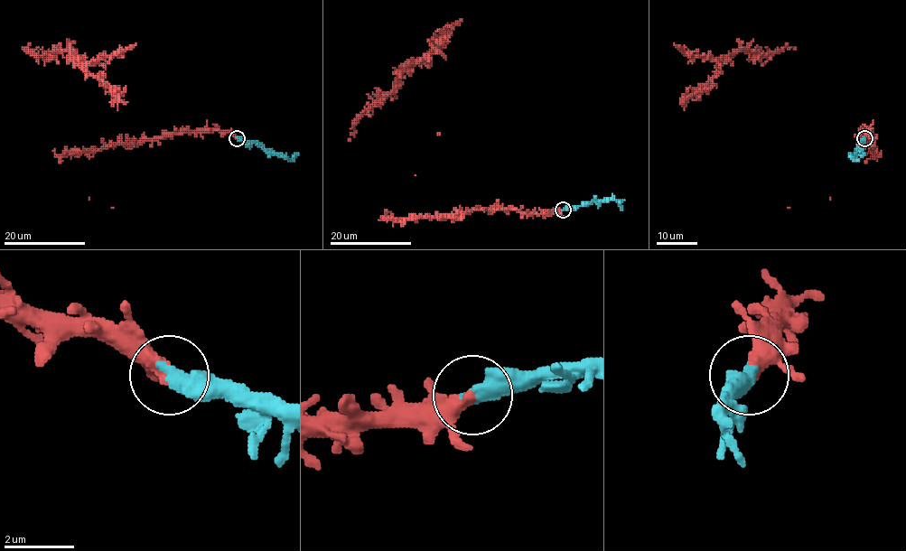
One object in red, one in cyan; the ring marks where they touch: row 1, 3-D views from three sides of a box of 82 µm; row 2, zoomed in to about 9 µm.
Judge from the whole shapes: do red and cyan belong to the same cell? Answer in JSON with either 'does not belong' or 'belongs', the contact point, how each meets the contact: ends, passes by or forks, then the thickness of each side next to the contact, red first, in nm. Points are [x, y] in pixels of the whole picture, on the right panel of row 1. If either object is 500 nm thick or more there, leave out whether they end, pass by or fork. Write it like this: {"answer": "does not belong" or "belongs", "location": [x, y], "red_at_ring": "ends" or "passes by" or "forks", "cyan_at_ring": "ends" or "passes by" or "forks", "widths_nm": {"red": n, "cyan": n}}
{"answer": "belongs", "location": [864, 138], "widths_nm": {"red": 280, "cyan": 550}}

